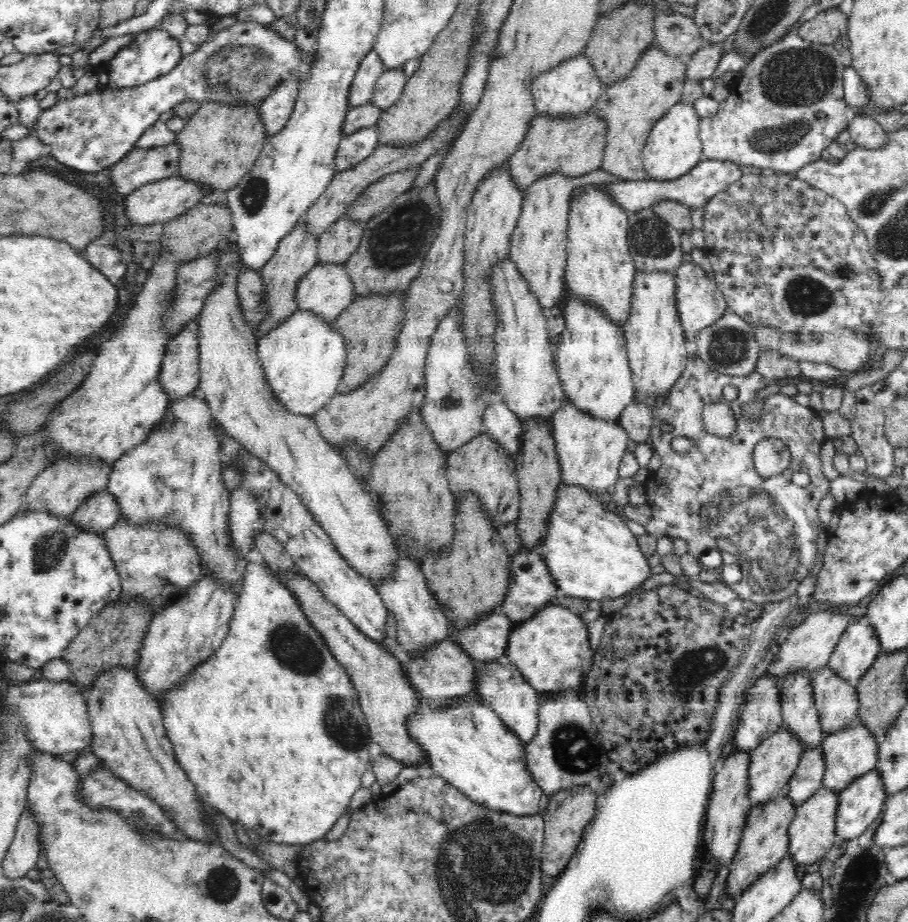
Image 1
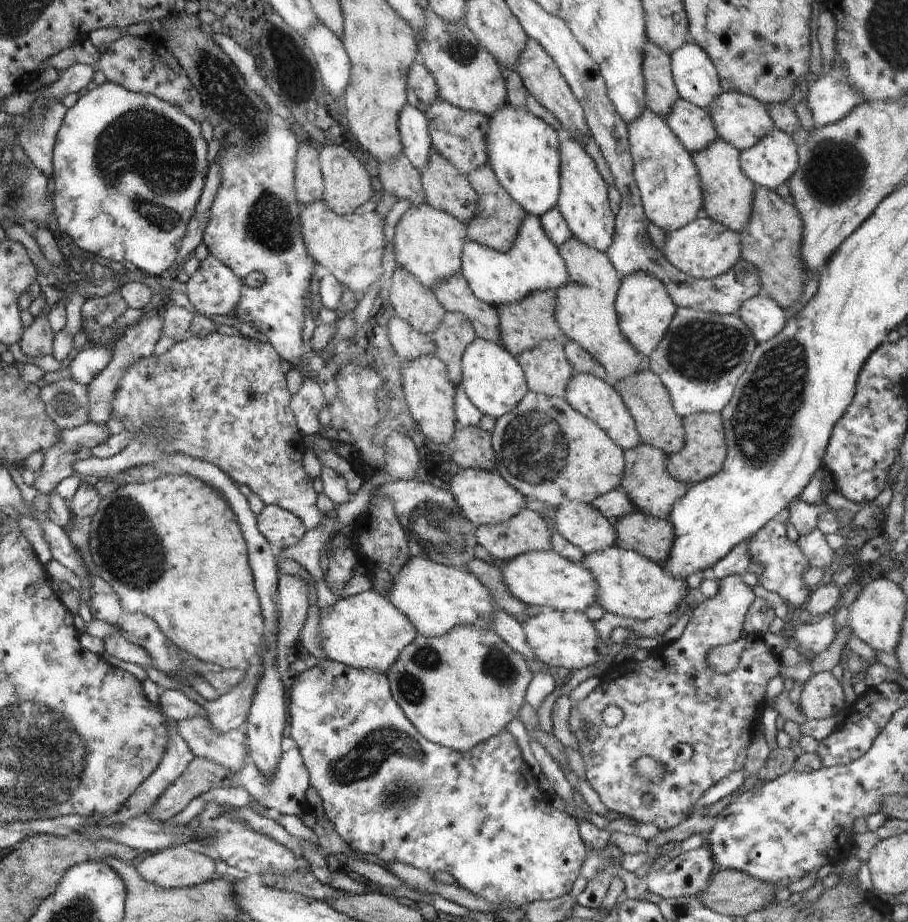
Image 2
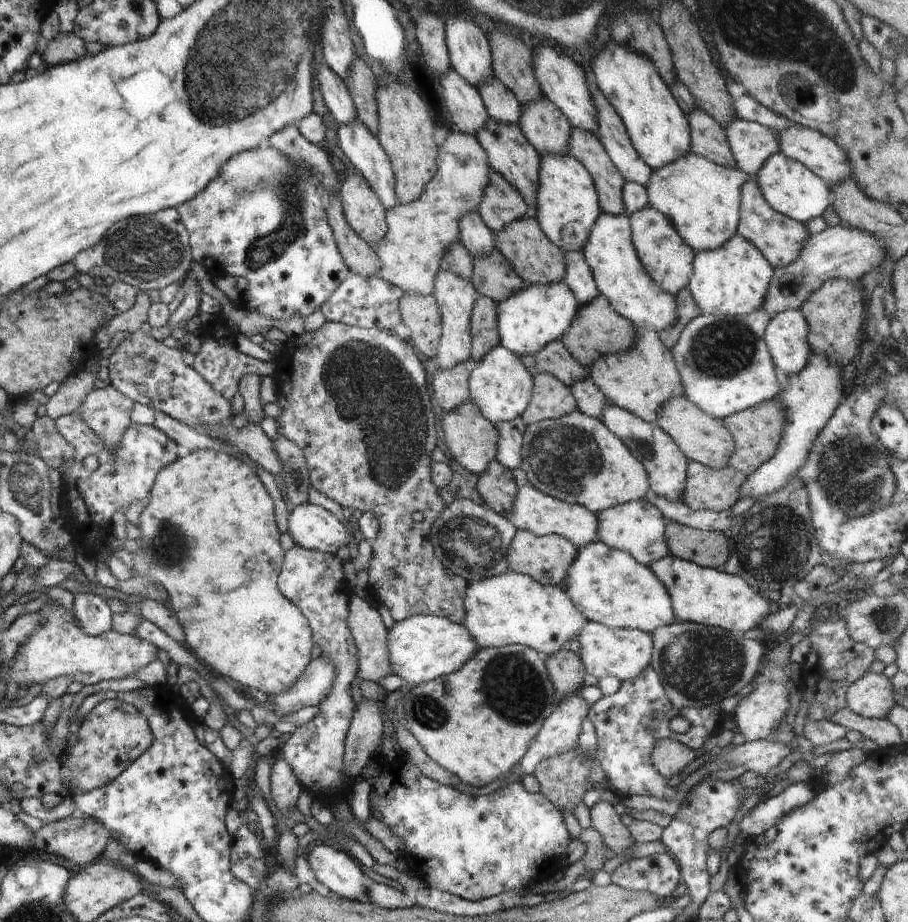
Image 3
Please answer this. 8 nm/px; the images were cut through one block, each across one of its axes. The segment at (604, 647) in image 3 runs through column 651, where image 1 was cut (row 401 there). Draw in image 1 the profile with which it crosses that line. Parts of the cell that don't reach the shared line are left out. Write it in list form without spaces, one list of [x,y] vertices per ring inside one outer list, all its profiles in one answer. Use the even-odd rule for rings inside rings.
[[[638,272],[630,300],[630,316],[622,326],[632,371],[635,400],[654,404],[658,396],[670,392],[688,364],[685,332],[676,302],[676,276],[666,272]]]

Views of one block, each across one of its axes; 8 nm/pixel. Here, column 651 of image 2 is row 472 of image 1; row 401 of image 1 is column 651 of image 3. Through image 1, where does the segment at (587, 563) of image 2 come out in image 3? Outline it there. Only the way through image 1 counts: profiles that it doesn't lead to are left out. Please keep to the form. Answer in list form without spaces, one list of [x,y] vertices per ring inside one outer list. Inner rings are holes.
[[[670,554],[650,564],[654,576],[666,586],[674,618],[692,621],[714,628],[743,633],[752,630],[770,614],[768,601],[754,590],[741,576],[729,575],[710,567],[701,567],[695,562],[682,560]]]

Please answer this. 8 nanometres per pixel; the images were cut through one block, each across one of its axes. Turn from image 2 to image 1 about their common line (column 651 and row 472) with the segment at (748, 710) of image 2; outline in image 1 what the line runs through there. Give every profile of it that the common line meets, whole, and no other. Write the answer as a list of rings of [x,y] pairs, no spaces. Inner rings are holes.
[[[692,354],[689,356],[688,364],[686,364],[686,368],[684,368],[684,372],[682,372],[682,376],[680,376],[679,380],[676,380],[676,384],[672,387],[672,390],[667,394],[667,401],[660,407],[655,410],[655,414],[653,416],[653,423],[651,428],[651,435],[649,438],[649,443],[651,447],[658,453],[658,456],[661,458],[661,466],[660,468],[654,472],[654,474],[650,473],[647,479],[645,480],[643,486],[646,491],[646,499],[647,504],[651,506],[651,516],[650,520],[646,522],[645,529],[646,533],[656,537],[656,540],[662,536],[667,536],[672,542],[676,538],[682,538],[682,540],[686,540],[688,544],[687,552],[696,557],[697,559],[707,552],[708,550],[719,550],[723,555],[723,563],[716,567],[712,572],[714,572],[717,577],[717,582],[726,583],[740,598],[758,603],[764,604],[764,602],[780,602],[780,600],[784,600],[785,598],[792,598],[796,593],[796,588],[798,588],[799,583],[806,578],[808,574],[810,574],[810,569],[813,568],[815,563],[816,553],[818,552],[818,548],[816,547],[816,538],[818,538],[818,523],[820,523],[819,514],[818,514],[818,505],[820,500],[824,498],[824,496],[828,496],[831,493],[830,489],[830,481],[824,475],[822,471],[822,456],[820,455],[820,448],[828,439],[826,433],[823,429],[822,419],[819,417],[818,413],[809,407],[804,407],[804,405],[800,405],[800,403],[795,401],[794,396],[788,396],[782,393],[775,393],[768,398],[761,399],[763,402],[763,409],[761,410],[761,415],[757,419],[746,419],[744,415],[742,415],[742,406],[744,404],[748,404],[748,402],[752,402],[752,400],[757,400],[760,398],[756,397],[758,394],[758,390],[762,390],[762,388],[766,388],[770,383],[775,382],[773,379],[766,378],[756,372],[748,373],[747,375],[741,377],[735,377],[725,374],[720,374],[714,370],[710,370],[710,367],[706,362],[703,362],[697,354]],[[724,386],[736,386],[738,388],[737,398],[733,401],[727,401],[722,396],[722,392],[724,392]],[[714,402],[720,403],[728,403],[731,406],[732,412],[734,413],[734,417],[736,417],[736,432],[732,434],[732,436],[728,436],[728,438],[720,438],[719,436],[712,436],[706,432],[704,421],[703,421],[703,408],[707,404],[712,404]],[[663,423],[671,423],[673,424],[673,430],[669,432],[662,432],[660,426]],[[680,436],[685,436],[686,438],[691,438],[693,440],[694,446],[692,450],[687,453],[677,453],[671,446],[670,442],[674,440],[674,438],[680,438]],[[766,438],[778,438],[786,446],[790,451],[791,462],[790,466],[783,470],[781,473],[778,473],[774,476],[768,476],[768,478],[764,478],[758,474],[756,470],[754,461],[753,461],[753,452],[756,444],[760,442],[760,440],[764,440]],[[794,472],[806,472],[808,476],[811,478],[810,485],[805,488],[800,488],[795,486],[792,483],[792,474]]]

